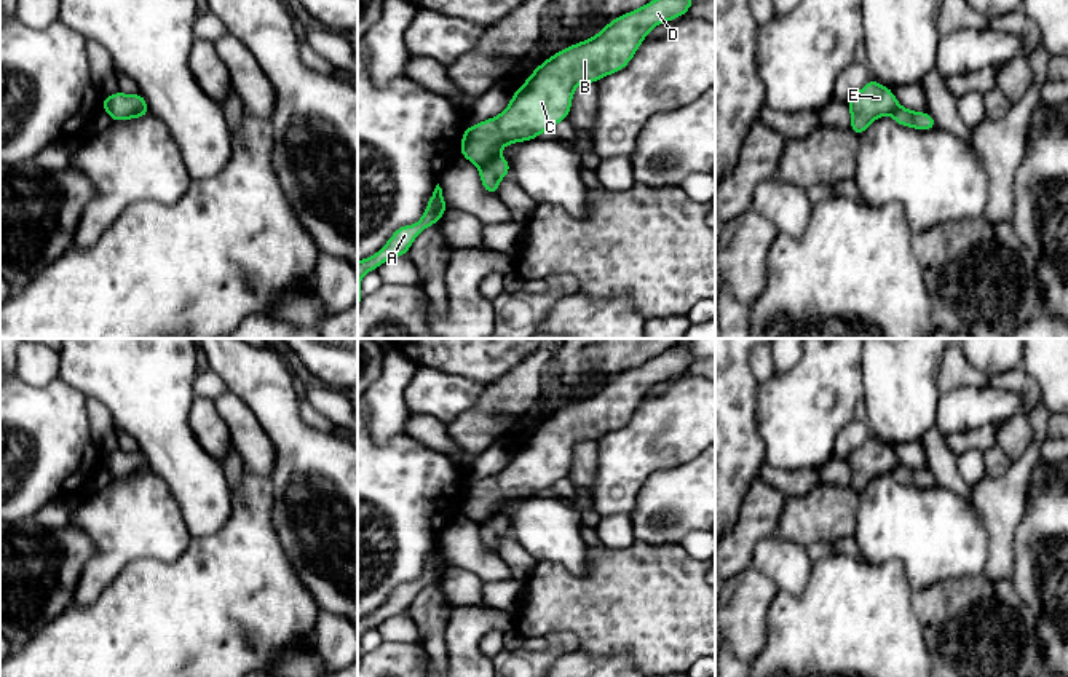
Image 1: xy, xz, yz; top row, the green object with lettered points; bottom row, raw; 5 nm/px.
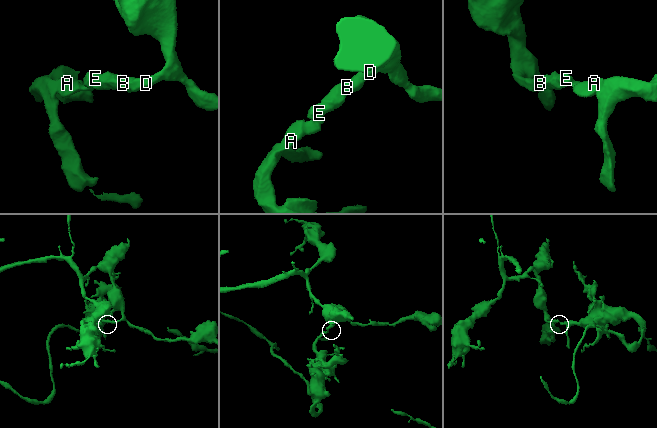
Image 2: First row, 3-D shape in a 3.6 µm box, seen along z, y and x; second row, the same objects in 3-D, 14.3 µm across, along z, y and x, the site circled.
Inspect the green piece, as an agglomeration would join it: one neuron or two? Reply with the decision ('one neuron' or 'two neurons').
two neurons

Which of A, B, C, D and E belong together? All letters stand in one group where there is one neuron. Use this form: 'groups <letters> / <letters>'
groups A / B C D E

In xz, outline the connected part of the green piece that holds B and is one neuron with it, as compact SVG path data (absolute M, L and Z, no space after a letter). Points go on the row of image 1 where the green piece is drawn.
M651 0L615 18L594 37L564 48L540 64L496 117L465 128L458 152L477 168L514 142L536 139L568 120L575 88L623 70L650 30L682 18L693 0Z

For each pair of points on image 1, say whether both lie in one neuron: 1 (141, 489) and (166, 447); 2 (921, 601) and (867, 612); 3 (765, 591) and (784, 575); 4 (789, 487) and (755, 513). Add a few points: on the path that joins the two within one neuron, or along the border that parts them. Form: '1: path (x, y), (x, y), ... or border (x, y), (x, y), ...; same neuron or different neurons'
1: border (150, 470), (178, 498); different neurons
2: border (912, 593), (912, 612), (918, 620), (923, 637); different neurons
3: border (752, 566), (778, 589); different neurons
4: border (757, 478), (787, 495); different neurons

